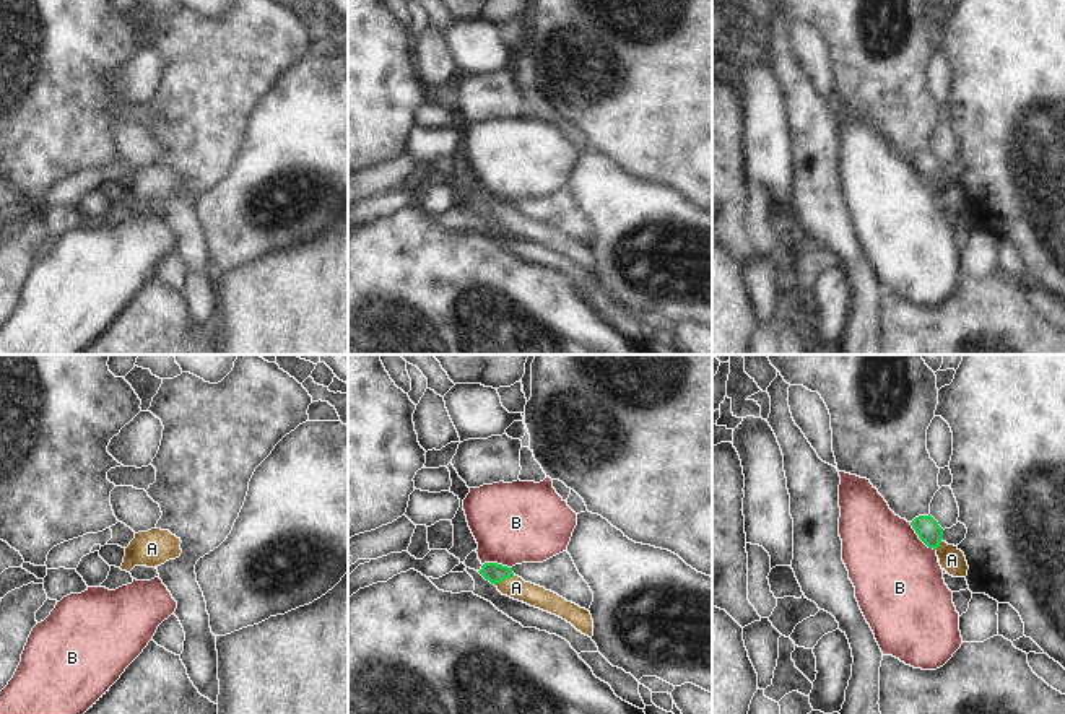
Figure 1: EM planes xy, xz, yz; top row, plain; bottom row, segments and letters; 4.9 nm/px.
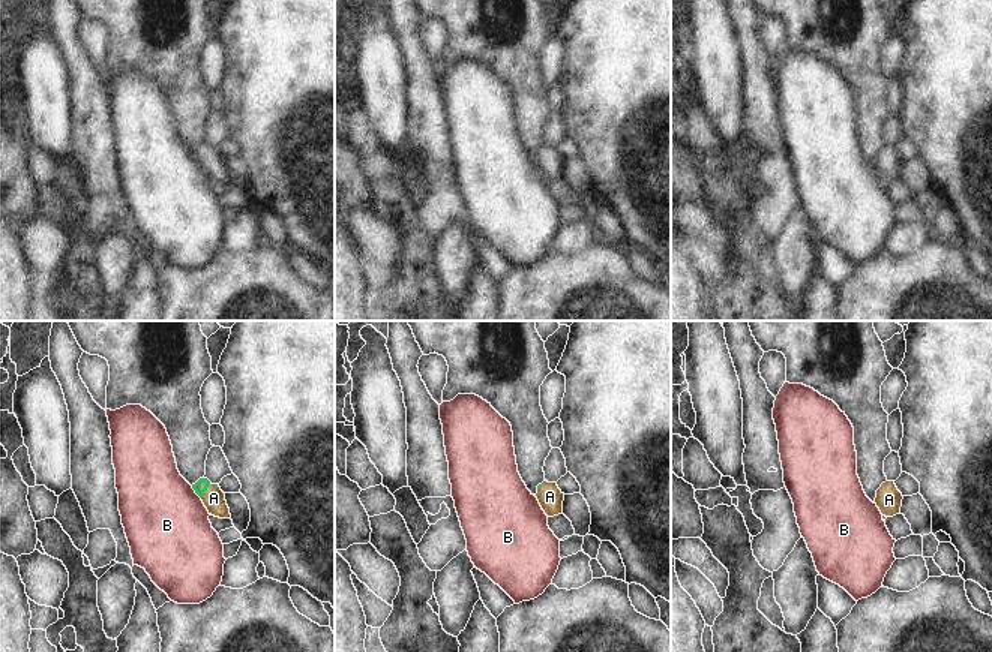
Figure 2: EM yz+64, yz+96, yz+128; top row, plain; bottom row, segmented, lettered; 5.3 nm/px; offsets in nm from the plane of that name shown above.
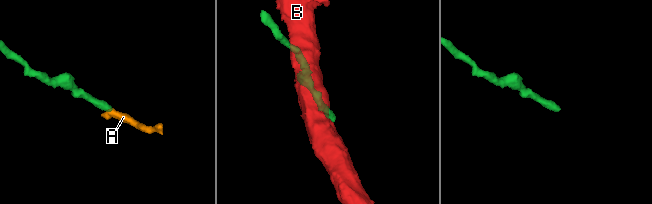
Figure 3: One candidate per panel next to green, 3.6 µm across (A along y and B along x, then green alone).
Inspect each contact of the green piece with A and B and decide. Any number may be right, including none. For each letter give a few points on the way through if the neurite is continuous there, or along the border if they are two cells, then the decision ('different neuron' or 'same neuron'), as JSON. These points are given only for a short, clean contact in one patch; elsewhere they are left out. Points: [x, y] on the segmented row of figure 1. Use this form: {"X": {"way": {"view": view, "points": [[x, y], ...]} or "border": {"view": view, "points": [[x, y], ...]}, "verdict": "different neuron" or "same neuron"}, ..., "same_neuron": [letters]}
{"A": {"way": {"view": "xz", "points": [[495, 573], [504, 579], [516, 587]]}, "verdict": "same neuron"}, "B": {"border": {"view": "yz", "points": [[909, 522], [914, 532], [935, 550]]}, "verdict": "different neuron"}, "same_neuron": ["A"]}

